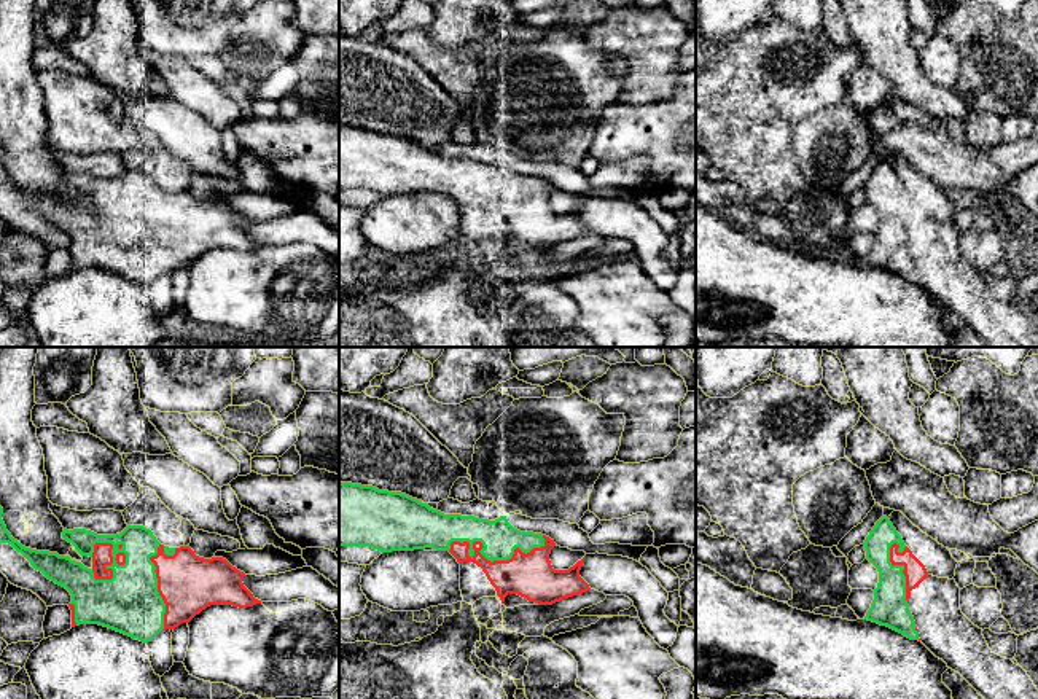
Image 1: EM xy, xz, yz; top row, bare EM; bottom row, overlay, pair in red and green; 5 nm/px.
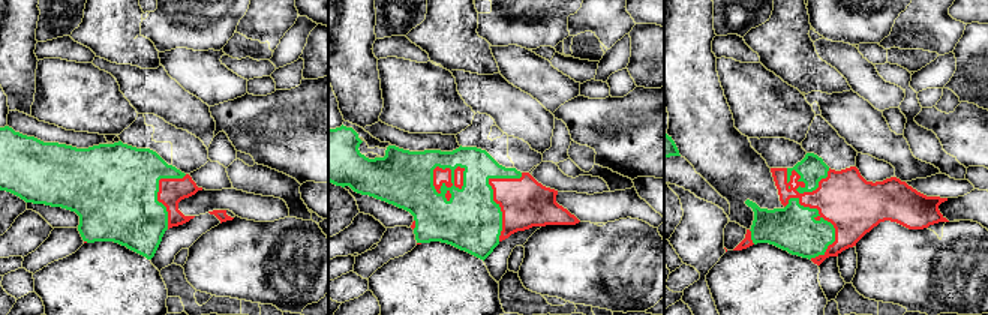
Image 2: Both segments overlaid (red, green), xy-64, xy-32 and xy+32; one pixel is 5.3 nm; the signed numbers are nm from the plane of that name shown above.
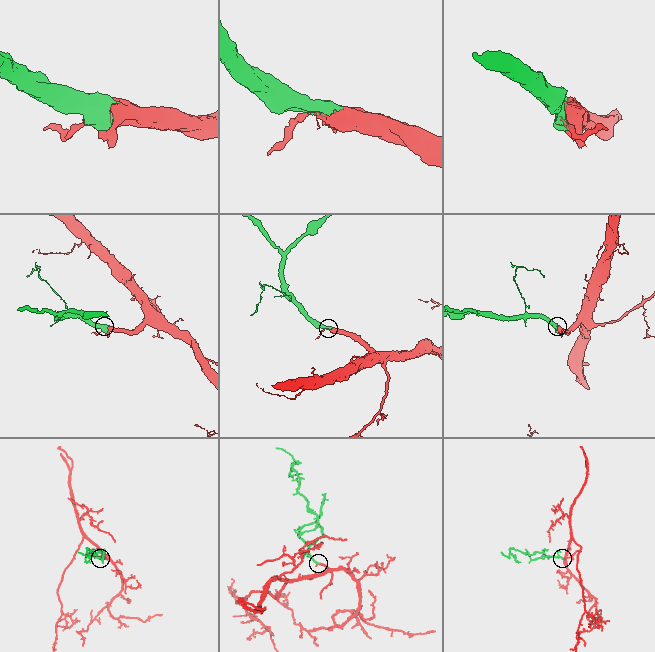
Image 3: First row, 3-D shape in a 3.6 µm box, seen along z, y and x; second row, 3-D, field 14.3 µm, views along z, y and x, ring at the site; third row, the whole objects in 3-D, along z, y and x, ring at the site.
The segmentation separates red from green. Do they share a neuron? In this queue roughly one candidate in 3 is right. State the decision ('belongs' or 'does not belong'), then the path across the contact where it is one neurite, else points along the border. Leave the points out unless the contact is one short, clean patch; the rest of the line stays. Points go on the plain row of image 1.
belongs

